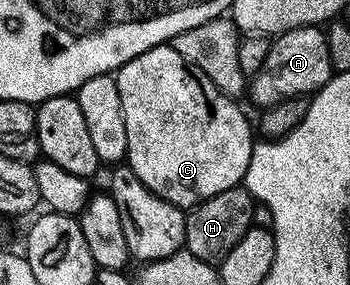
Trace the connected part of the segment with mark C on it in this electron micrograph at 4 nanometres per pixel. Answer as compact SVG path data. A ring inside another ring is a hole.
M170 43L159 44L156 48L145 50L145 54L137 54L137 58L122 64L114 73L114 77L117 82L117 91L121 93L121 110L125 114L125 135L129 138L126 167L131 168L133 174L137 174L137 178L141 178L141 182L145 182L145 186L149 186L149 190L153 190L153 194L165 198L165 202L175 204L181 209L190 210L202 200L213 198L213 194L221 194L221 190L237 188L243 184L243 175L249 170L249 162L251 161L252 121L250 124L246 114L235 105L238 103L221 90L217 90L217 86L213 86L213 82L209 82L209 78L205 78L205 74L201 74L201 70L197 70L197 66L185 62L185 58L181 58L181 54L177 54L177 50L171 47Z

